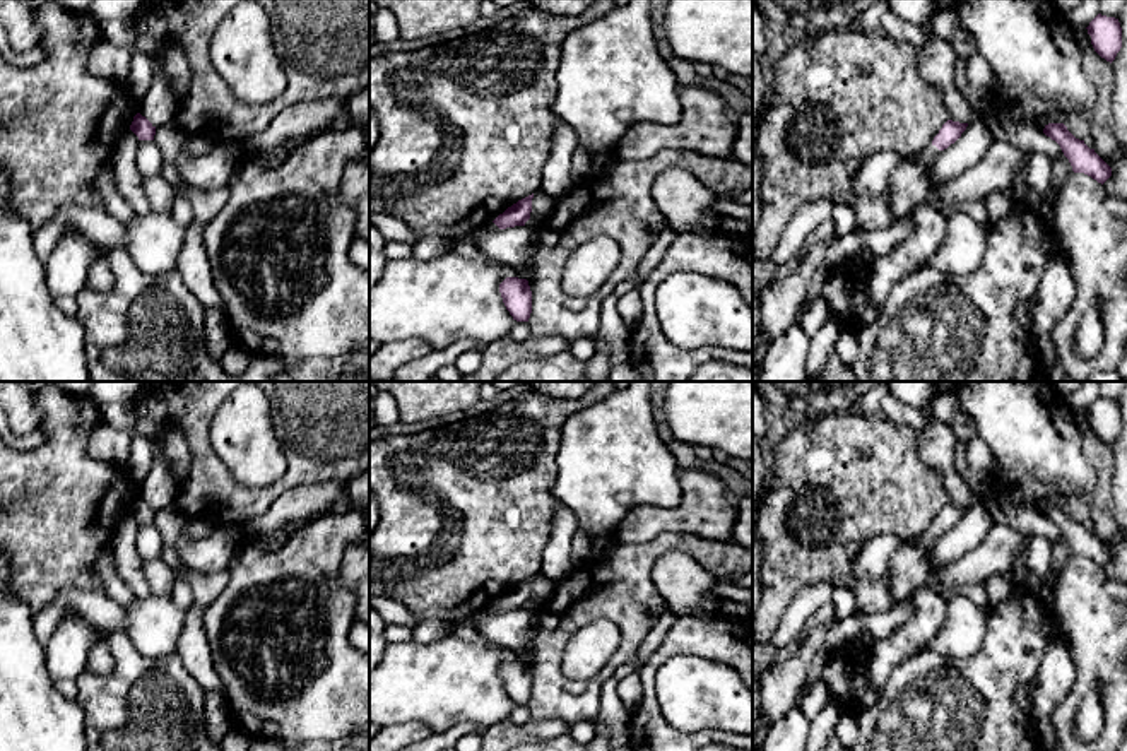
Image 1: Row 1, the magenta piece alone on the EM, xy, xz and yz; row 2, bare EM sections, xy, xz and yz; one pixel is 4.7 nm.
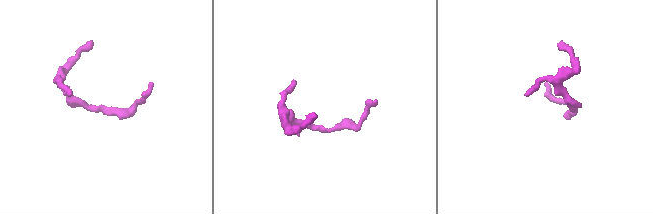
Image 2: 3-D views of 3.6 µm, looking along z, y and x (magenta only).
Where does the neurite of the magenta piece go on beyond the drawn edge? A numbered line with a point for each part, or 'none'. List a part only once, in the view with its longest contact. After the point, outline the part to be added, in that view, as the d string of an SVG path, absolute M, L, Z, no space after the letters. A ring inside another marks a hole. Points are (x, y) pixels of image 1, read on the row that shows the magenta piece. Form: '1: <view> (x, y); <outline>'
1: yz (926, 156); M930 144L930 145L929 145L927 149L923 149L920 154L913 156L910 161L912 161L912 163L930 164L939 152L941 152L941 151L939 151L935 145Z

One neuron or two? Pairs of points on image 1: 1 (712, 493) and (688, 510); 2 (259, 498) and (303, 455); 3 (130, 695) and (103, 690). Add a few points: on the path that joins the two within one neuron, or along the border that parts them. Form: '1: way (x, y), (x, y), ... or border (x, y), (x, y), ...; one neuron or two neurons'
1: way (707, 498), (693, 510); one neuron
2: way (272, 491), (298, 469); one neuron
3: way (123, 695), (110, 695); one neuron

